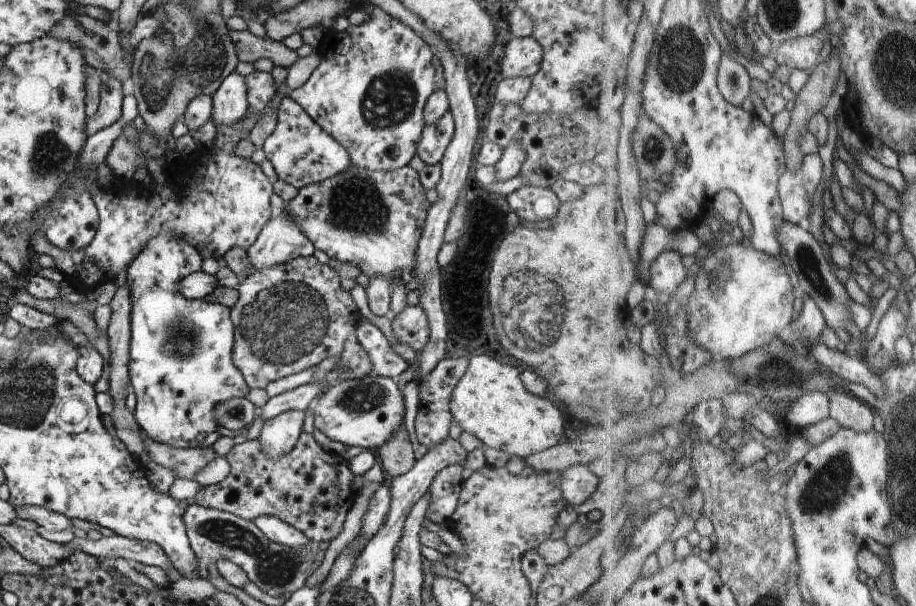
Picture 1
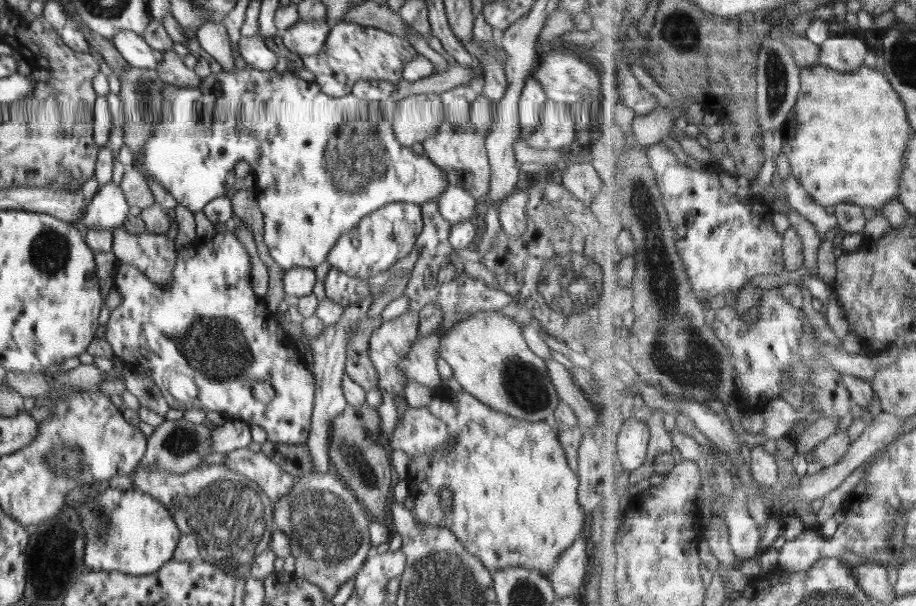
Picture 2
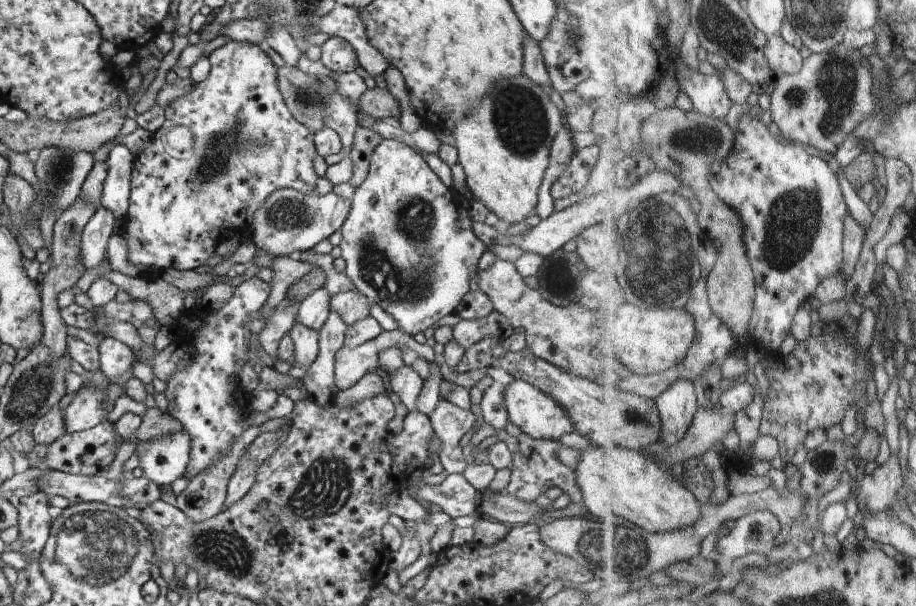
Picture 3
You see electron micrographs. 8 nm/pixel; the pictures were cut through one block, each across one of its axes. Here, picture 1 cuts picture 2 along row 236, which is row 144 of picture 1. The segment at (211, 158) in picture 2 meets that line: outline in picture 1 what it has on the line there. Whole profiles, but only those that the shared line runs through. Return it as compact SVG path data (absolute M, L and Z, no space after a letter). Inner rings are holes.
M288 94L279 104L276 128L264 141L263 149L277 177L297 189L330 178L352 165L346 149L338 144L333 136L322 130Z

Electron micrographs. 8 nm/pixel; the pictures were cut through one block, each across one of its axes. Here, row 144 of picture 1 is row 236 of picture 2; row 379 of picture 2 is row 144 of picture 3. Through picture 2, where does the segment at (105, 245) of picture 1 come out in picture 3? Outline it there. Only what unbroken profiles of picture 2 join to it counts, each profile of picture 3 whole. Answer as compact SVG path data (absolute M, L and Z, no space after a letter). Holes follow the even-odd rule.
M230 41L217 49L214 49L208 54L211 64L210 76L196 84L192 92L188 92L186 96L180 96L176 100L172 100L165 109L165 122L160 128L153 133L152 142L146 150L142 150L138 156L134 157L133 169L131 172L130 194L129 194L129 208L126 213L124 223L126 232L129 237L129 264L133 266L144 266L142 273L149 269L166 270L166 268L175 268L179 271L196 271L202 268L208 258L214 254L216 247L220 240L229 235L235 235L237 230L244 226L244 228L251 228L254 222L254 212L260 208L260 204L274 192L280 188L292 188L298 190L302 195L317 194L316 182L318 177L314 171L314 158L317 155L316 146L314 144L315 133L310 132L303 124L300 124L290 114L290 110L284 102L282 93L278 86L278 66L276 66L268 54L252 42L245 41ZM176 126L186 126L186 128L196 129L196 138L194 144L190 148L174 148L168 142L168 136L172 132L172 128Z

